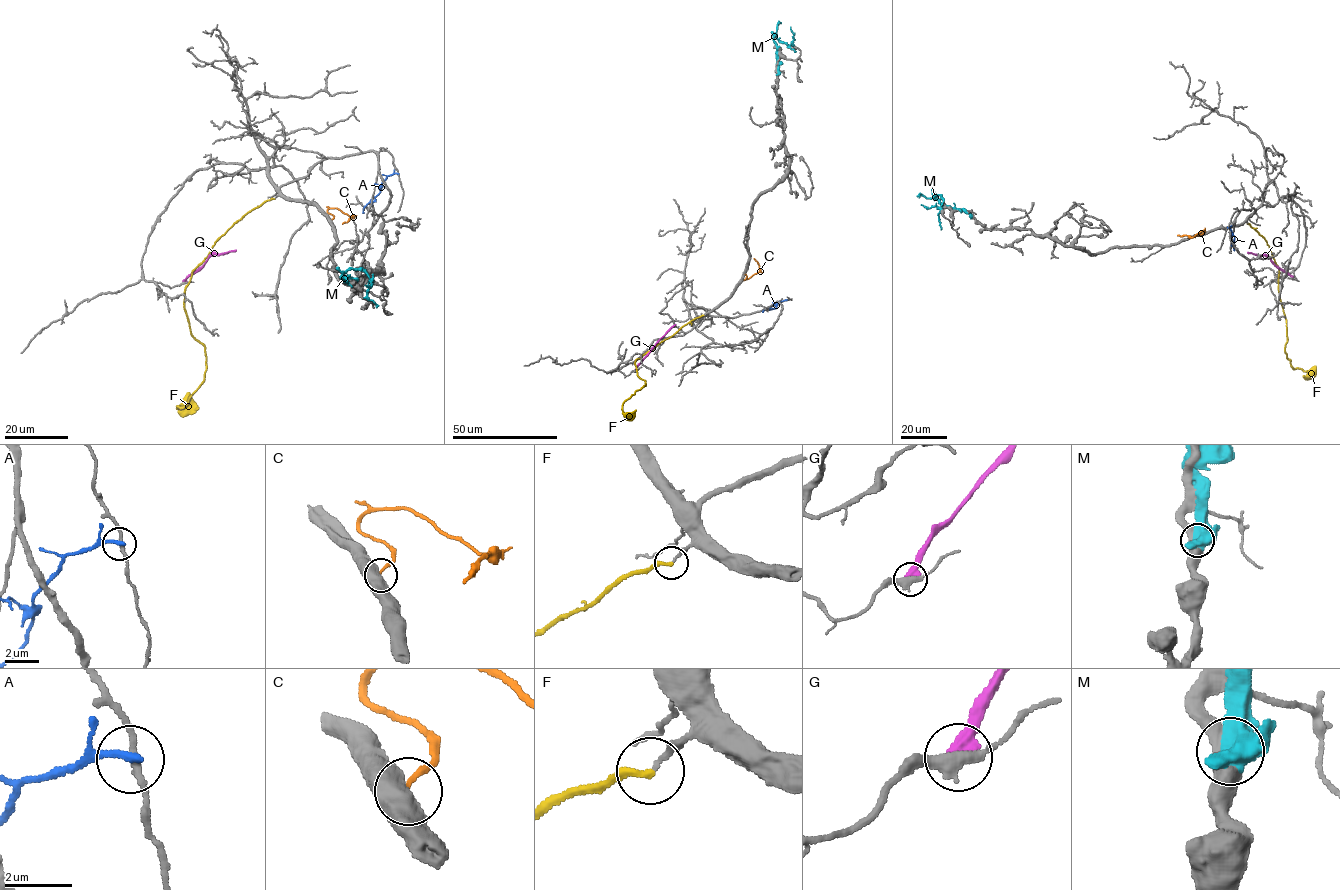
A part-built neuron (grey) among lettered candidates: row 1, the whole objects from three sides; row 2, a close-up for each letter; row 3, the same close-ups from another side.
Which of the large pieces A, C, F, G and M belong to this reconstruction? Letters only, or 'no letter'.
F

